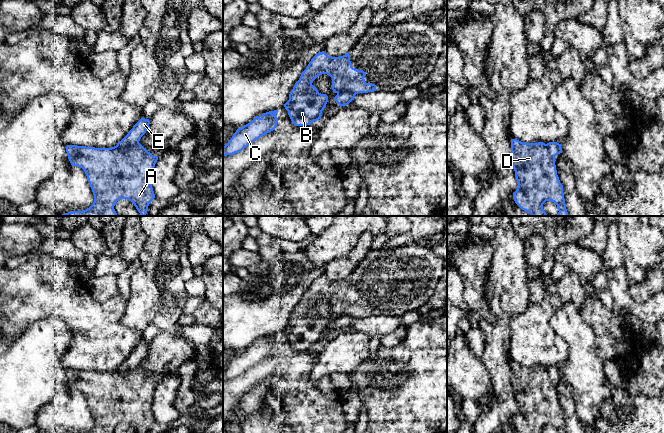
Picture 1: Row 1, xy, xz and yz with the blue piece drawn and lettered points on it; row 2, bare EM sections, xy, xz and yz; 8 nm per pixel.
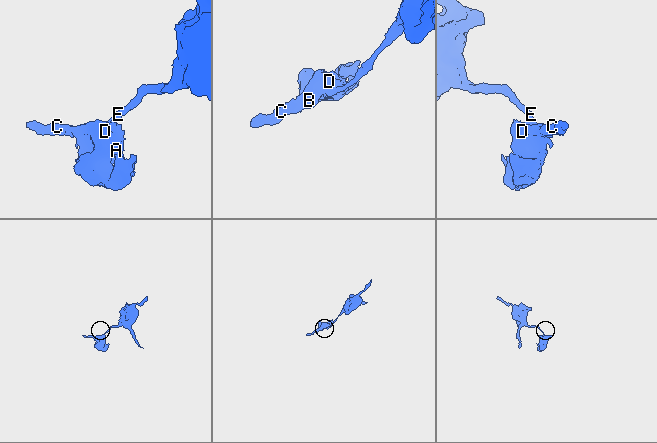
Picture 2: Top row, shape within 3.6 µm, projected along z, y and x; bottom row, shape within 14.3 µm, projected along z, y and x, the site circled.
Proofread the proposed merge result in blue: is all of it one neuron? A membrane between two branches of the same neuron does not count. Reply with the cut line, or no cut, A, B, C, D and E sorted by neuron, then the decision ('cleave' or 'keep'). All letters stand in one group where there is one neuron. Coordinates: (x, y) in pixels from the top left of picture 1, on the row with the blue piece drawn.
cut xy (138, 141), (123, 149), (115, 146); groups A B C D / E; cleave

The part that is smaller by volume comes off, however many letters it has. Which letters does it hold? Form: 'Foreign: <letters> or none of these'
Foreign: A, B, C, D

